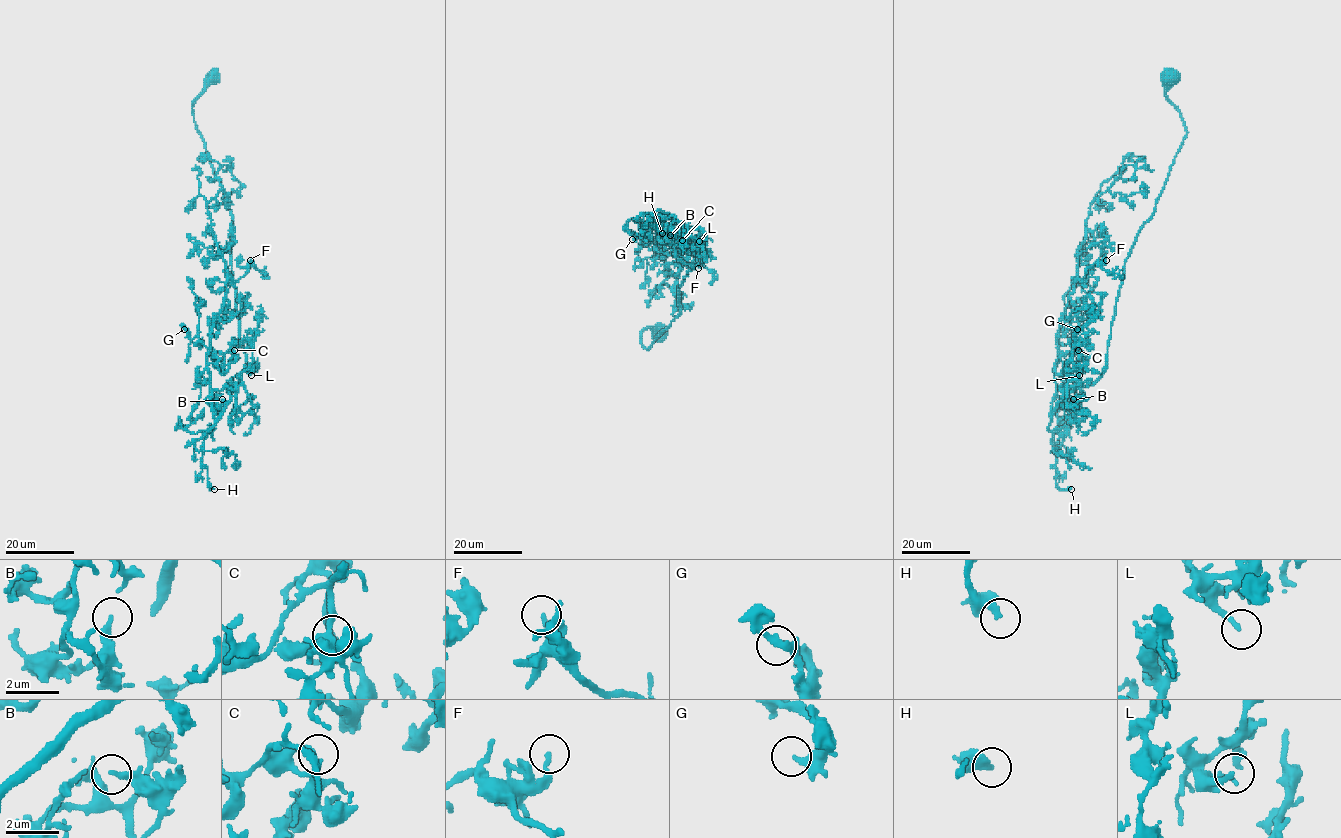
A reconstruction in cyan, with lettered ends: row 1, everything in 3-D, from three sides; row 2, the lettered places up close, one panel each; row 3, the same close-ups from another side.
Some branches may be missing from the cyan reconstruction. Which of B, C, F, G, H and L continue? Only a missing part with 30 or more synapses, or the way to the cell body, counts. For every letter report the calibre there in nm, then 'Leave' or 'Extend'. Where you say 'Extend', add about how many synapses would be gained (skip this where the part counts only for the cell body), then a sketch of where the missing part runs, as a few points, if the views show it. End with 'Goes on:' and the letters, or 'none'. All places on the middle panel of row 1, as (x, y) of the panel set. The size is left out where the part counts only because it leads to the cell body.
B: Thickness 200 nm. Leave
C: Thickness 150 nm. Leave
F: Thickness 140 nm. Extend. Roughly 40 synapses
G: Thickness 280 nm. Leave
H: Thickness 400 nm. Extend. Roughly 40 synapses
L: Thickness 190 nm. Leave
Goes on: F, H

